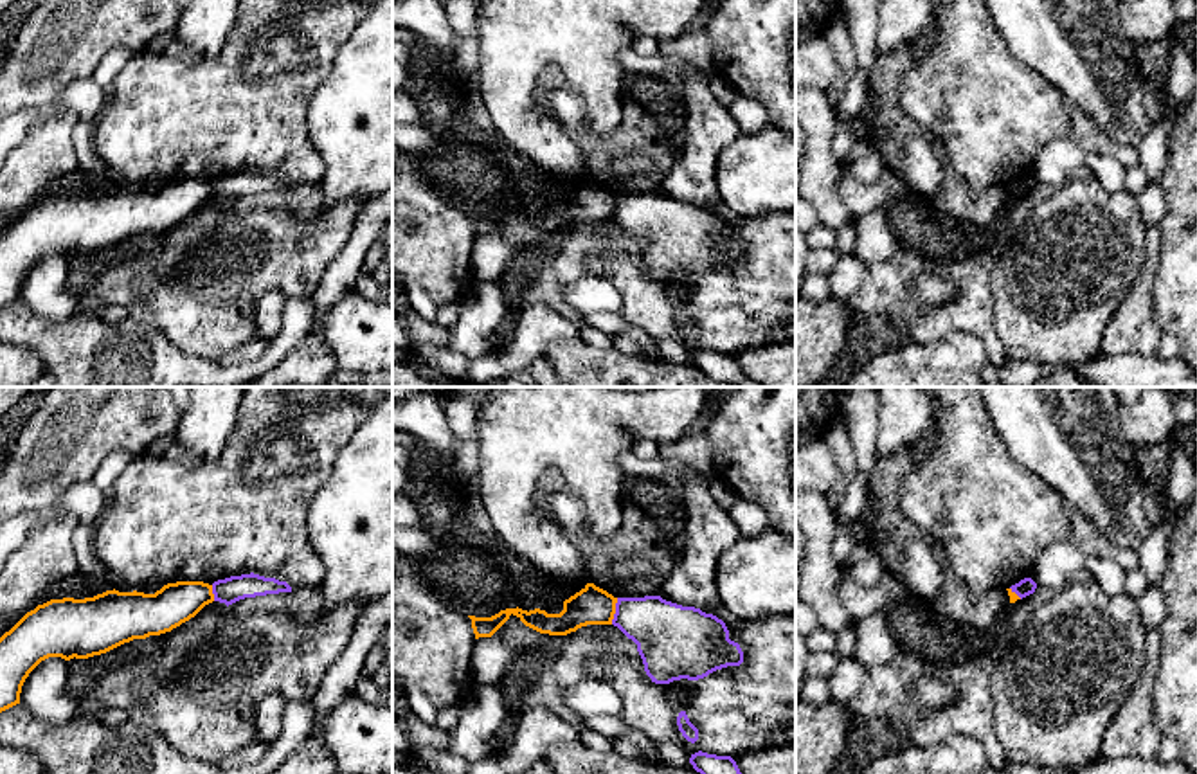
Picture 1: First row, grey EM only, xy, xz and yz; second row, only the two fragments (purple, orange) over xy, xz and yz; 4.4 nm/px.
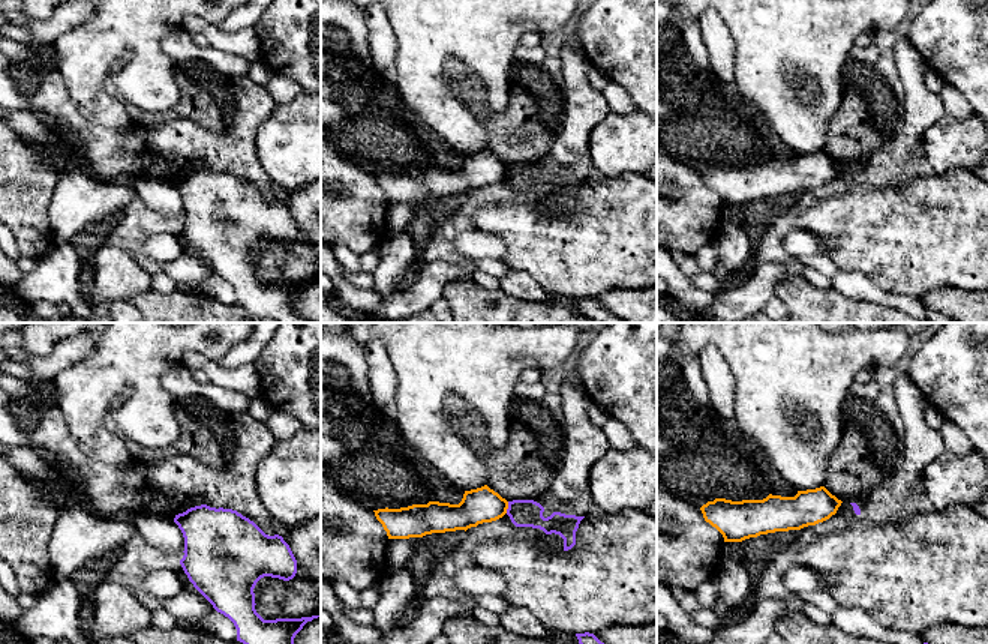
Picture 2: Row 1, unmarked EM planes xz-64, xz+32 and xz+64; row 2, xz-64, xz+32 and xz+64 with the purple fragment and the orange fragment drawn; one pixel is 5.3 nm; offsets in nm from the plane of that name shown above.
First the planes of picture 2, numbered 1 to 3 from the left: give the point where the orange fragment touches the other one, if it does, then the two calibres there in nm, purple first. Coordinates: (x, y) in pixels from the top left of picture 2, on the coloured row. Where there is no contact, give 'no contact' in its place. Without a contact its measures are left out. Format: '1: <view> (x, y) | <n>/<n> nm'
1: no contact
2: xz+32 (508, 508) | 140/190 nm
3: no contact

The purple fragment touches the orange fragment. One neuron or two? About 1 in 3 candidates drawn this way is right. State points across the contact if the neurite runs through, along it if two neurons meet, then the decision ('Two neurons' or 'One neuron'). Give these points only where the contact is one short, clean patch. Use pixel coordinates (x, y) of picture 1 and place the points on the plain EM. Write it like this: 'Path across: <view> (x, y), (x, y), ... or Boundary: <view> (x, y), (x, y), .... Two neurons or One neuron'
Boundary: xz (618, 195), (611, 220). Two neurons

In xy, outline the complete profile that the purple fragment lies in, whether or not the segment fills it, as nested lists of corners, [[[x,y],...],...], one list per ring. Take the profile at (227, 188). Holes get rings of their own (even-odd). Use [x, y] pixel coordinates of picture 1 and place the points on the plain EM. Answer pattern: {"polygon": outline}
{"polygon": [[[254,169],[230,173],[212,180],[214,198],[225,200],[227,203],[245,194],[279,189],[292,189],[292,184],[286,178],[265,175]]]}

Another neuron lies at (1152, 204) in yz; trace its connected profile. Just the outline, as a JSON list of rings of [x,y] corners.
[[[1148,180],[1147,187],[1138,194],[1141,220],[1147,227],[1156,227],[1166,214],[1166,198],[1161,180]]]

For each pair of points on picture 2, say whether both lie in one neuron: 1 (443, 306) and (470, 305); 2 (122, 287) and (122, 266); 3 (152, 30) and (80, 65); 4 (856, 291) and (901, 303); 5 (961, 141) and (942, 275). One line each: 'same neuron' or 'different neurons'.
1: different neurons
2: same neuron
3: same neuron
4: same neuron
5: different neurons

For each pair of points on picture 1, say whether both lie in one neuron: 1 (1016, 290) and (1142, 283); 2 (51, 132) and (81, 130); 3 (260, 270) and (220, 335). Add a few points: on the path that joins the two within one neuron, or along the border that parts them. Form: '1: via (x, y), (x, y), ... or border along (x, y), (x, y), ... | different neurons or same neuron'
1: border along (1147, 243), (1142, 270), (1127, 297), (1109, 319) | different neurons
2: border along (80, 121), (72, 130), (76, 168) | different neurons
3: via (243, 287), (220, 310), (220, 319) | same neuron

